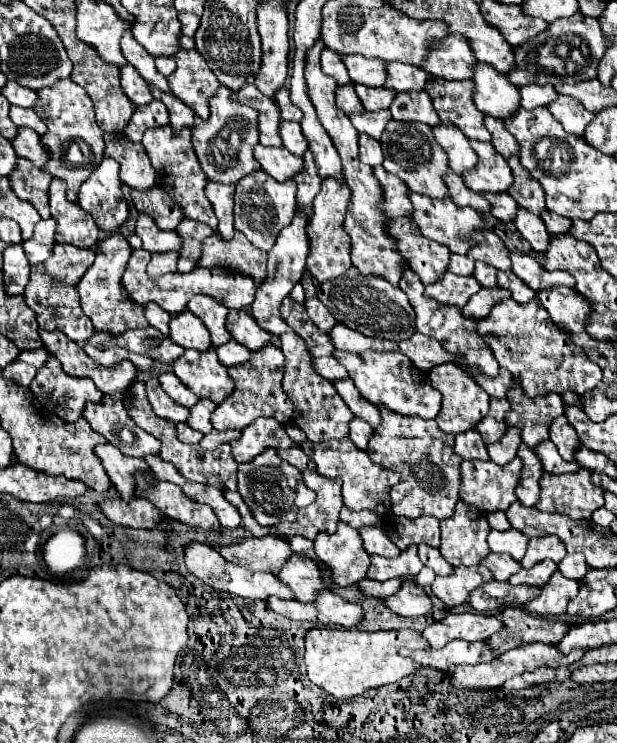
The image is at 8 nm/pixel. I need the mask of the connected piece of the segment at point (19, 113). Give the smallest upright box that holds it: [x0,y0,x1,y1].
[9,107,47,135]

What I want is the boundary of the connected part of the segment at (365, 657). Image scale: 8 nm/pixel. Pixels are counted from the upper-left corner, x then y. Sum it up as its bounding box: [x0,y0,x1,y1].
[305,629,429,699]

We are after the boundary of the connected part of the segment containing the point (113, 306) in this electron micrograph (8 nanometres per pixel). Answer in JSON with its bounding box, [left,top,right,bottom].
[77,231,149,335]

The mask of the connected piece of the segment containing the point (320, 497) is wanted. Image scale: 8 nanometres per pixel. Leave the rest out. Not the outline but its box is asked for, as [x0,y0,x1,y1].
[297,471,343,533]

